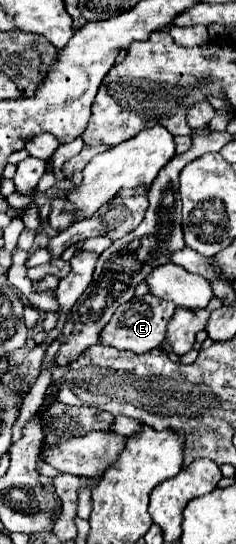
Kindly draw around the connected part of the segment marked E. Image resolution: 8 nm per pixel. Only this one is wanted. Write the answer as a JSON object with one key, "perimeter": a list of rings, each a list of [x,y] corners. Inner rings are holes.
{"perimeter":[[[153,294],[135,296],[131,302],[117,308],[113,318],[109,320],[109,324],[101,332],[101,344],[113,346],[113,348],[119,348],[119,350],[133,350],[137,354],[159,348],[165,340],[165,328],[167,328],[167,322],[171,320],[175,308],[177,306],[173,302],[155,298]]]}

